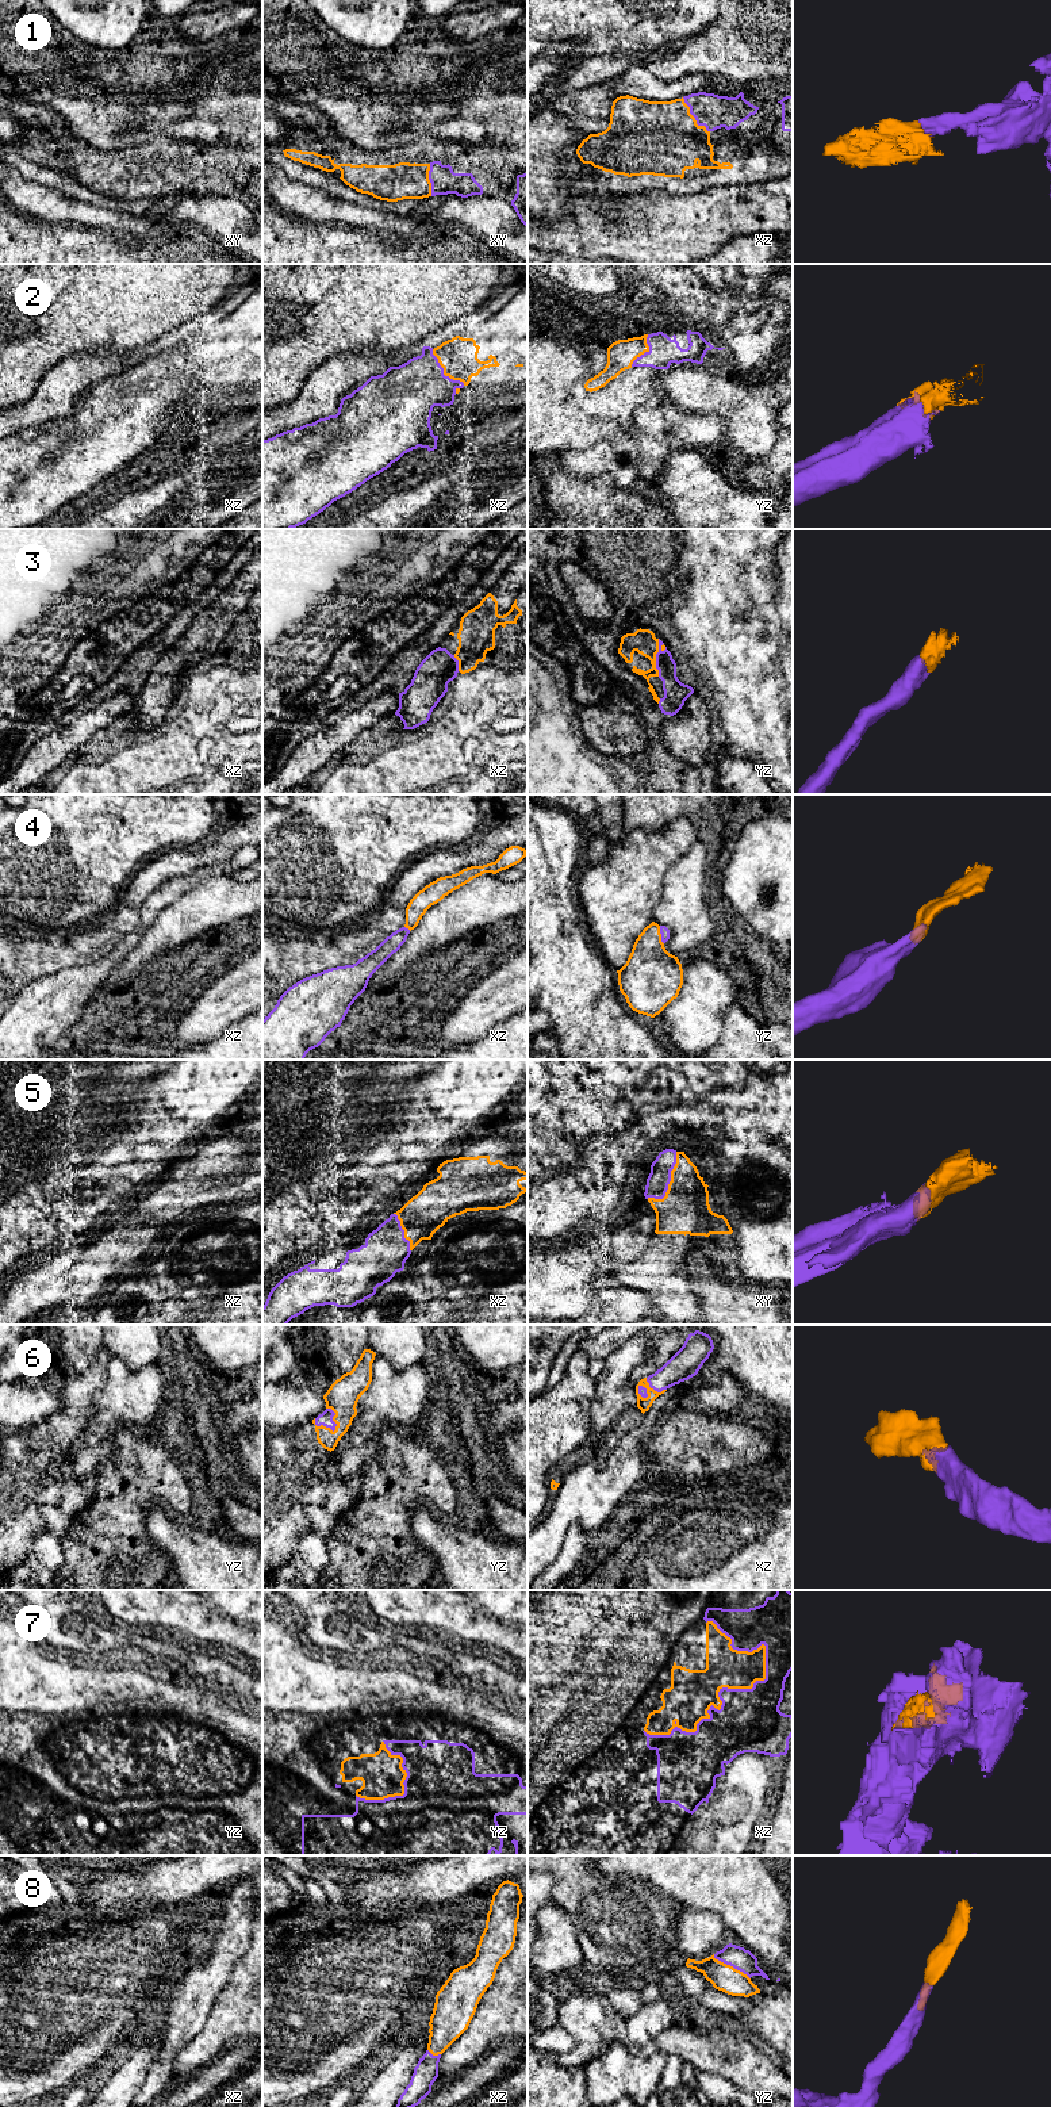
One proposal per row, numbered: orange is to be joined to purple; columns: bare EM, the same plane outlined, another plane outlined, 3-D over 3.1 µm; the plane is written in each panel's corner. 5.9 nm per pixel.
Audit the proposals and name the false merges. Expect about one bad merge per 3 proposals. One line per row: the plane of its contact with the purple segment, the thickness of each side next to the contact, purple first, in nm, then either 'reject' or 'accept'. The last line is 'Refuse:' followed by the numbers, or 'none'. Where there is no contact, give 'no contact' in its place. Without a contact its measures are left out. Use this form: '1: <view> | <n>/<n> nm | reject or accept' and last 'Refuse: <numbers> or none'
1: xz | 200/440 nm | accept
2: xz | 340/220 nm | accept
3: yz | 140/140 nm | accept
4: yz | 60/340 nm | accept
5: xy | 130/280 nm | accept
6: yz | 80/190 nm | accept
7: xz | 380/280 nm | accept
8: yz | 130/160 nm | accept
Refuse: none

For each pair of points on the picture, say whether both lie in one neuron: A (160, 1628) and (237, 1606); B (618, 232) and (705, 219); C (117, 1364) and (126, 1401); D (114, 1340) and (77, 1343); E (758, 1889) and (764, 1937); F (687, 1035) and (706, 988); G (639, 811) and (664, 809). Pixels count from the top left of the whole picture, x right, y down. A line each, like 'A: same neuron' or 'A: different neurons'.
A: same neuron
B: same neuron
C: same neuron
D: different neurons
E: same neuron
F: same neuron
G: same neuron

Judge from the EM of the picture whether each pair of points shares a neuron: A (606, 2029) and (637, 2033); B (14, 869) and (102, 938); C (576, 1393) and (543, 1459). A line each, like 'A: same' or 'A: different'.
A: different
B: different
C: same

